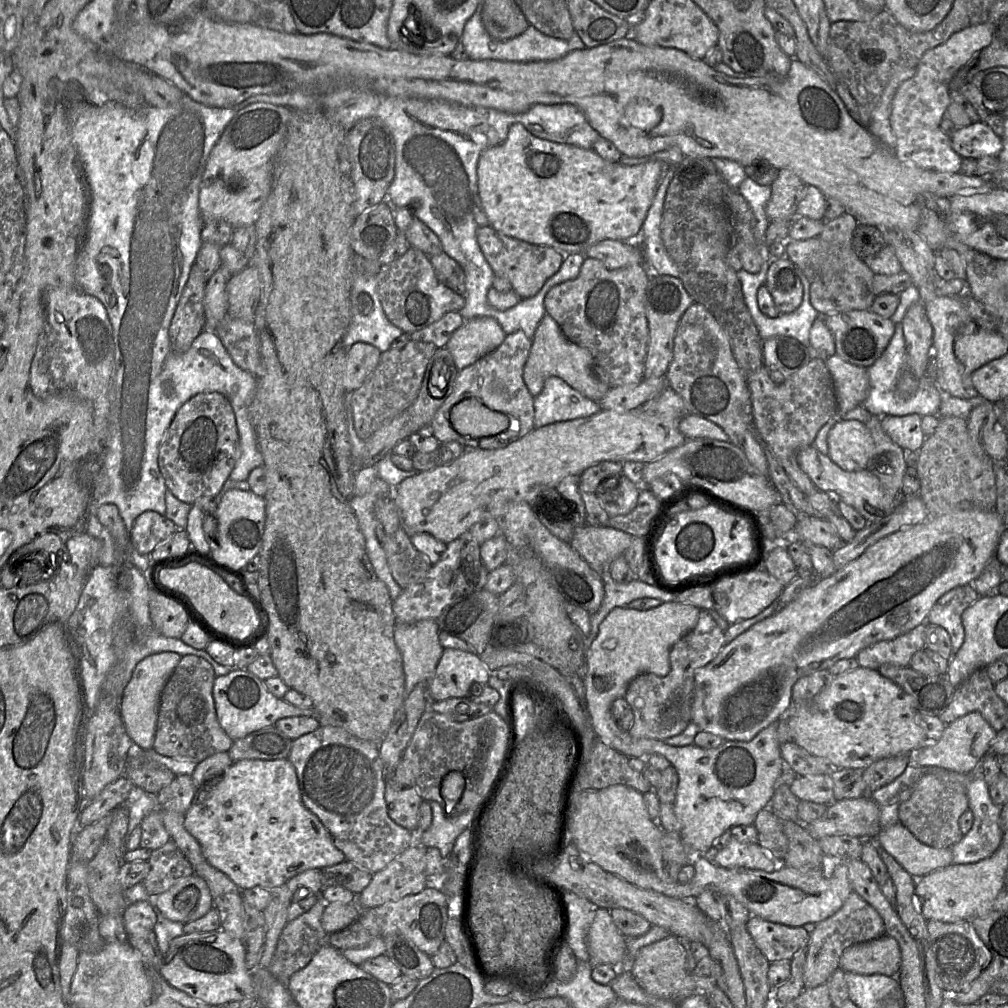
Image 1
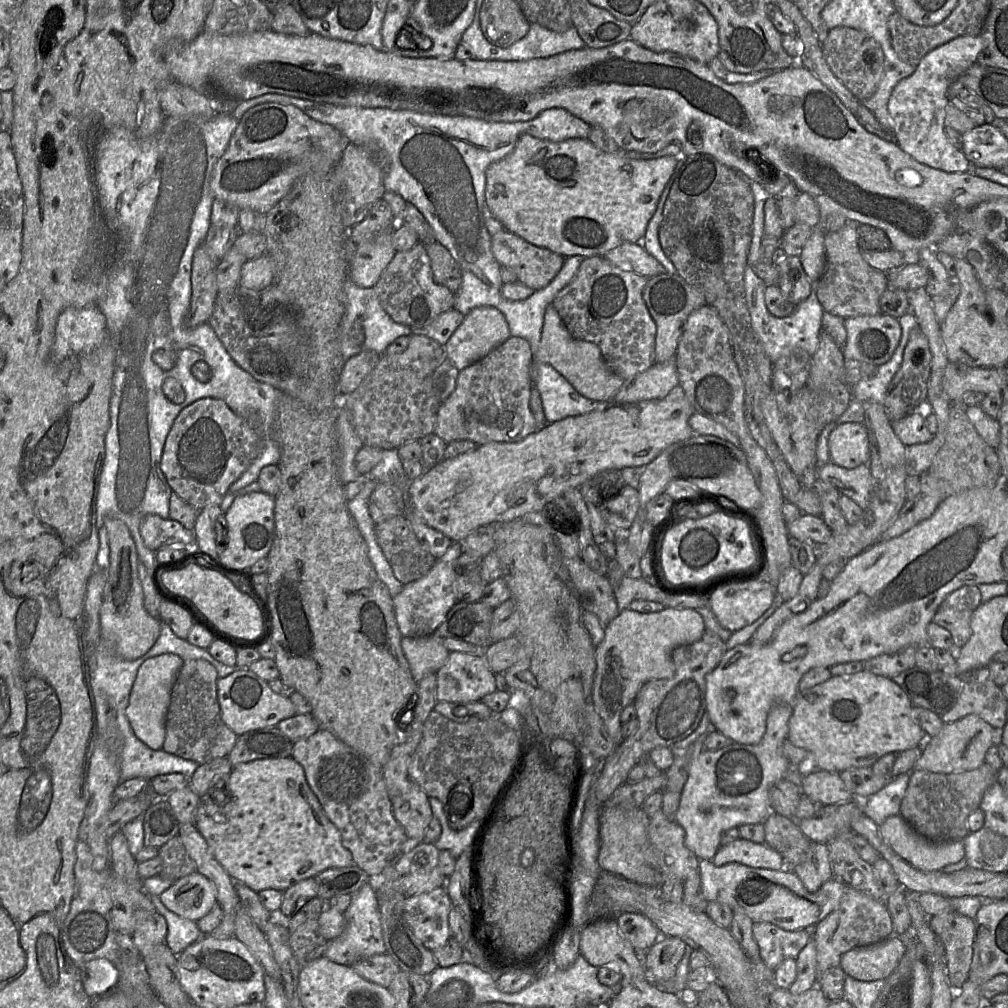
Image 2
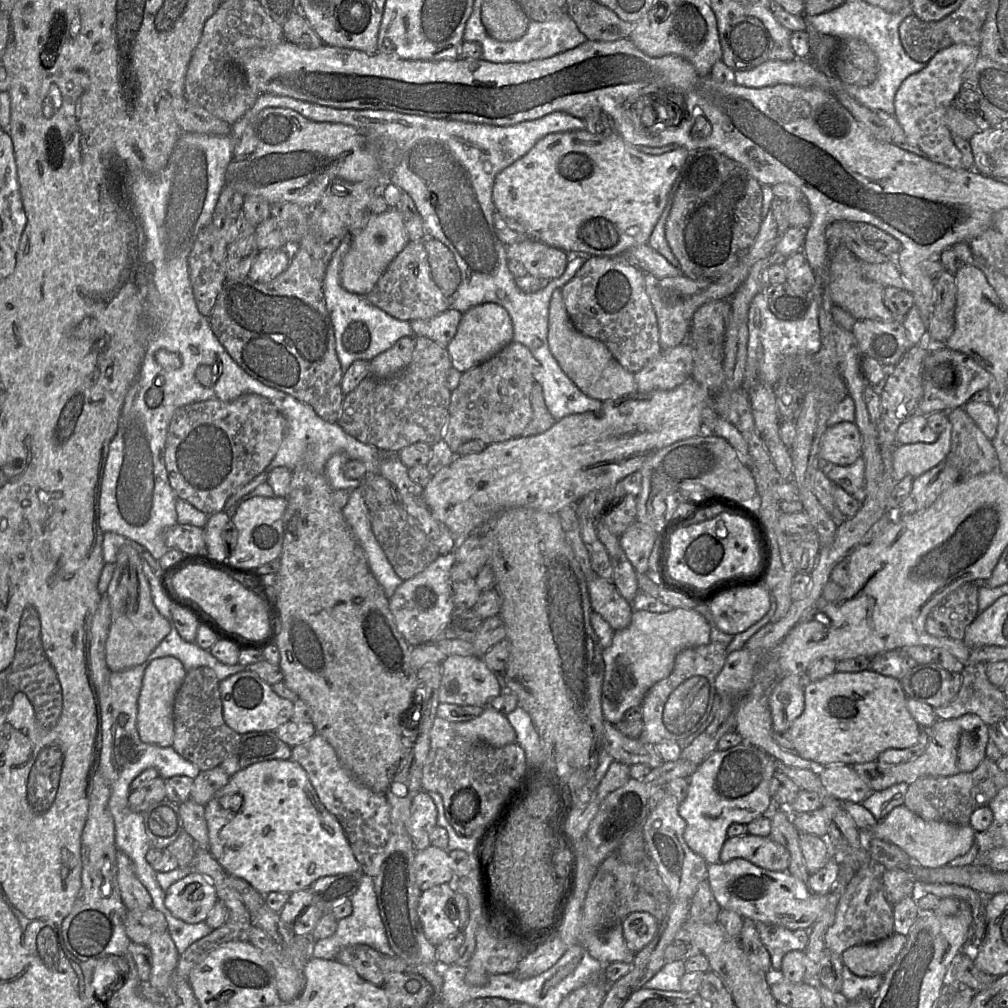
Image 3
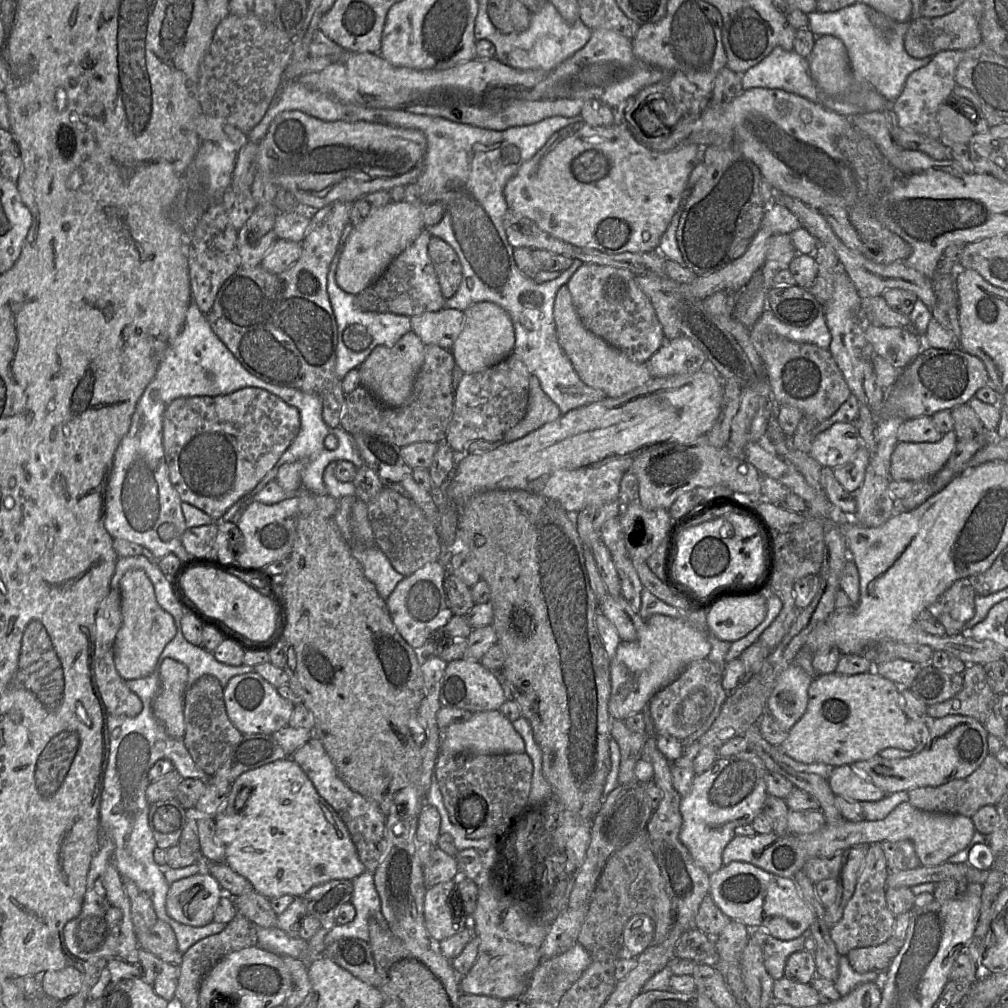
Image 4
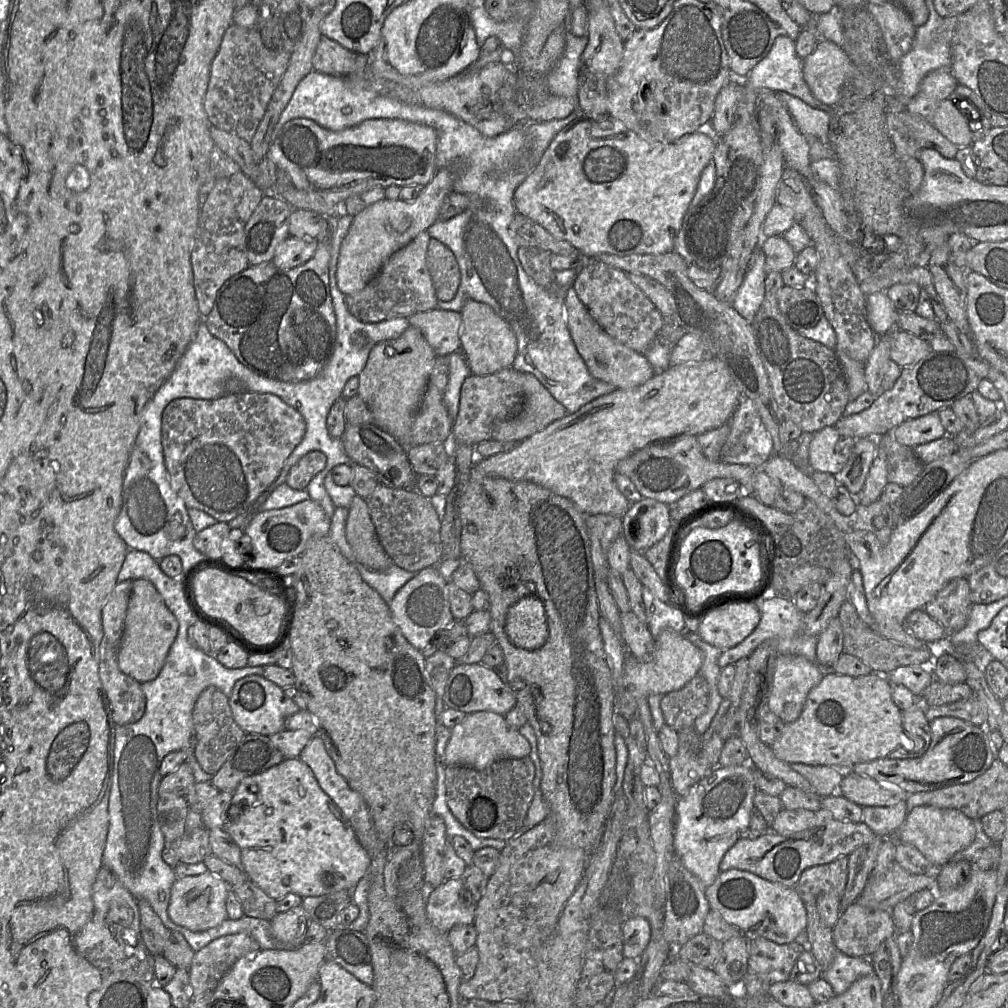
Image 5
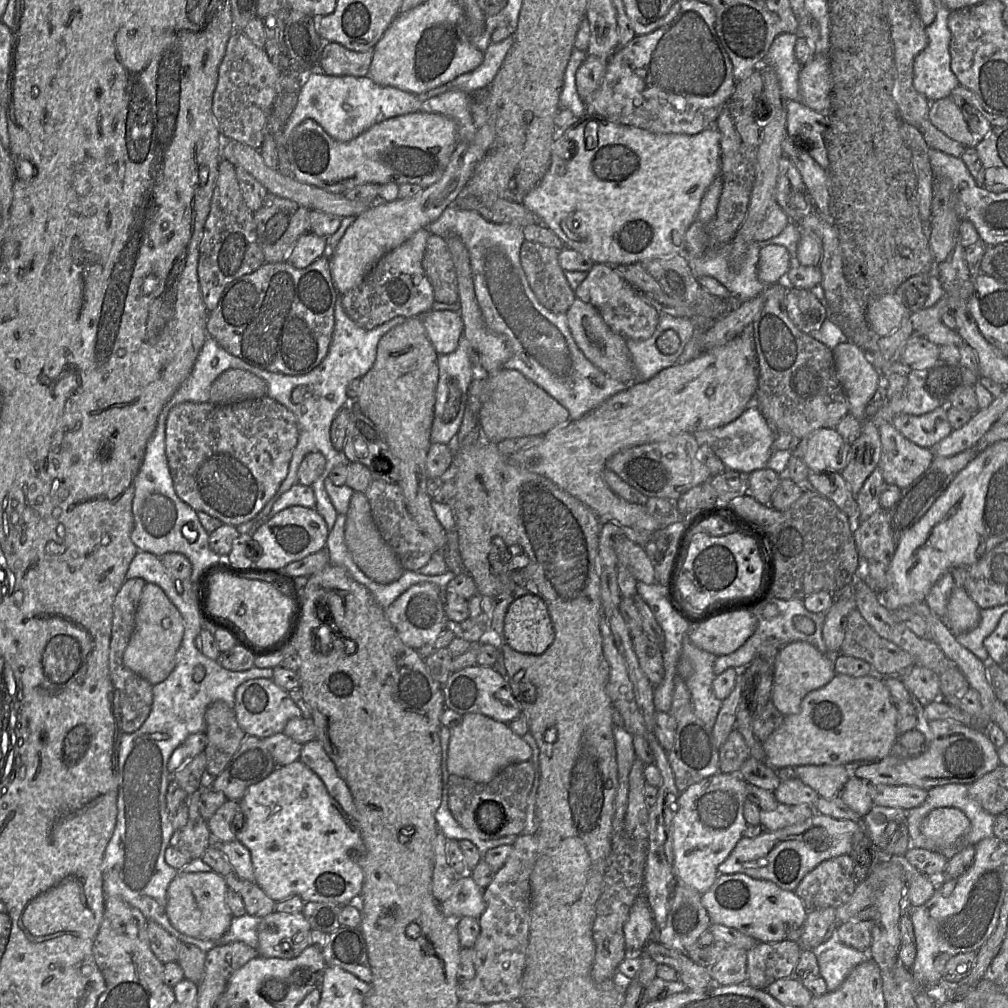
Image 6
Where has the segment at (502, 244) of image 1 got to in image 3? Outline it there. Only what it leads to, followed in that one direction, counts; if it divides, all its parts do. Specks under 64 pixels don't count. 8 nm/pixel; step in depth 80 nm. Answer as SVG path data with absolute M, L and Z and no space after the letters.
M533 239L506 245L506 254L522 263L528 275L549 280L560 277L569 260L565 251Z

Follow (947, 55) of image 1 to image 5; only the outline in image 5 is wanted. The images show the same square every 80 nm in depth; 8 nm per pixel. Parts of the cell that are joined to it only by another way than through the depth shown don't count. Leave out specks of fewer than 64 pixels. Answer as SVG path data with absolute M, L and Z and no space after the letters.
M951 66L934 70L922 79L917 94L906 102L906 110L932 123L938 105L955 91L957 85Z

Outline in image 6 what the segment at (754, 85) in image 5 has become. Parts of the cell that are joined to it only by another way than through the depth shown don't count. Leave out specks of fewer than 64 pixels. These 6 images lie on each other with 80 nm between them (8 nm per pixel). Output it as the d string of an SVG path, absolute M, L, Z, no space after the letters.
M782 33L773 40L762 65L772 67L778 77L784 100L801 102L799 73L802 65L795 57L794 47L798 34Z

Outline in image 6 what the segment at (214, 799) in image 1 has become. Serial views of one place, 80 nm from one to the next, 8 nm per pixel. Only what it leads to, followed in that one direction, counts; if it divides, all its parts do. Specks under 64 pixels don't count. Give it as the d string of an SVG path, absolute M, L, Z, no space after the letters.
M301 760L294 761L288 765L276 767L262 781L251 785L244 797L239 801L240 808L244 814L244 825L236 832L237 840L245 845L250 853L255 876L255 883L265 892L265 894L275 902L287 899L291 896L299 896L304 902L327 902L345 905L356 903L361 893L363 884L363 858L365 857L365 845L362 840L359 827L355 819L347 814L342 806L328 793L321 778L306 766Z

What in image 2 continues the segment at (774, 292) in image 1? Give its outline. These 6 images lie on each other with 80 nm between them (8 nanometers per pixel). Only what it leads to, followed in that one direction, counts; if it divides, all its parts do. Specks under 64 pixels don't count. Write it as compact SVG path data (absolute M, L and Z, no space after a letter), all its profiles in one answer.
M787 255L776 264L779 270L777 286L791 302L800 304L809 296L812 283L805 273L798 255Z

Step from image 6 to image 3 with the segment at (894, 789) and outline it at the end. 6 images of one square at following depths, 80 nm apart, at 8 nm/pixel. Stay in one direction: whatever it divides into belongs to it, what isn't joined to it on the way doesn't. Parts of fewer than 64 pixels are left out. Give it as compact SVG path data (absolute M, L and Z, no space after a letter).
M853 766L826 767L819 778L827 793L841 803L860 804L874 793L854 771Z

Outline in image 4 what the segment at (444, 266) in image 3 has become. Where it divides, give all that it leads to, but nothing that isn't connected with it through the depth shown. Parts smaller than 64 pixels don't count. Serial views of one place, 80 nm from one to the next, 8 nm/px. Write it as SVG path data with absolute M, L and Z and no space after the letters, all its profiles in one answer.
M432 236L428 243L428 255L445 299L452 297L462 279L462 267L453 248L442 239Z

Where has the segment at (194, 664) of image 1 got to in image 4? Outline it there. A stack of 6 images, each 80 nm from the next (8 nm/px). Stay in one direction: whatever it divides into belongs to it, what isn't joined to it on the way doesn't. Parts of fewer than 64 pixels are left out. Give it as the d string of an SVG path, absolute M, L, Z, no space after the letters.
M203 675L186 690L183 715L185 723L183 742L189 754L202 771L208 776L214 776L242 738L242 733L227 715L223 687L215 677Z

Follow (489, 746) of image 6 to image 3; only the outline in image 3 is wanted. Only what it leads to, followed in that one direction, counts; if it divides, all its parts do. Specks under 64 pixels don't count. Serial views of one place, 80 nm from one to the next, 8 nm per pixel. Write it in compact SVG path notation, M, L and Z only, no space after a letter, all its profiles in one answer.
M489 706L479 717L456 723L455 730L463 737L480 739L494 747L516 742L515 730L507 717Z

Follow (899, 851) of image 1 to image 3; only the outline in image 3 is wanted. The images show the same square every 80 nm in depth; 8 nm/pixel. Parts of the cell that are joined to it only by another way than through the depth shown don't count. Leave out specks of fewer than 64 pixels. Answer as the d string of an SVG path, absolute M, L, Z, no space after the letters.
M904 805L893 809L870 831L861 832L864 841L876 838L890 842L901 848L915 863L924 868L943 867L953 859L966 854L974 844L976 834L971 825L960 826L946 822L927 821Z

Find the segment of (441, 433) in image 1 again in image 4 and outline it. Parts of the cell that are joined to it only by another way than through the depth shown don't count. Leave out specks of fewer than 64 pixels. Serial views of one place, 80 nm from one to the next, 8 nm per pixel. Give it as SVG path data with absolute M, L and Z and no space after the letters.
M514 352L483 371L464 373L454 388L453 413L445 442L457 455L465 454L469 444L475 440L503 442L505 433L526 414L530 376L525 364Z

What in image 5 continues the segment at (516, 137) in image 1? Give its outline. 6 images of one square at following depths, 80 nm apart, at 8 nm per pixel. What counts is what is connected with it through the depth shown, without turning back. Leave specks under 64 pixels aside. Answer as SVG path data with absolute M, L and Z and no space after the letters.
M582 115L563 127L553 137L538 164L516 188L513 197L514 206L518 213L541 225L555 238L566 240L572 244L586 259L595 259L600 254L624 256L668 253L673 251L675 238L681 230L684 216L695 195L701 174L712 160L715 143L715 138L708 133L700 131L686 135L680 140L671 143L649 142L640 138L635 132L629 130L620 121L610 116L589 118Z

